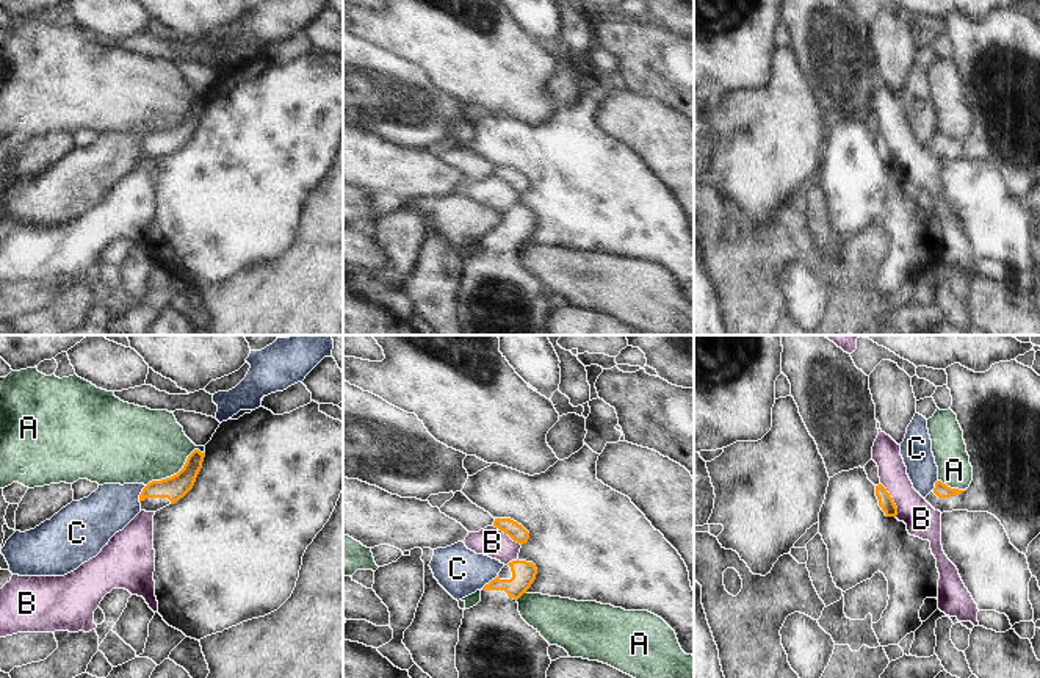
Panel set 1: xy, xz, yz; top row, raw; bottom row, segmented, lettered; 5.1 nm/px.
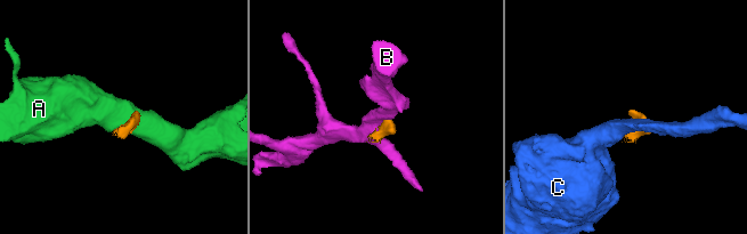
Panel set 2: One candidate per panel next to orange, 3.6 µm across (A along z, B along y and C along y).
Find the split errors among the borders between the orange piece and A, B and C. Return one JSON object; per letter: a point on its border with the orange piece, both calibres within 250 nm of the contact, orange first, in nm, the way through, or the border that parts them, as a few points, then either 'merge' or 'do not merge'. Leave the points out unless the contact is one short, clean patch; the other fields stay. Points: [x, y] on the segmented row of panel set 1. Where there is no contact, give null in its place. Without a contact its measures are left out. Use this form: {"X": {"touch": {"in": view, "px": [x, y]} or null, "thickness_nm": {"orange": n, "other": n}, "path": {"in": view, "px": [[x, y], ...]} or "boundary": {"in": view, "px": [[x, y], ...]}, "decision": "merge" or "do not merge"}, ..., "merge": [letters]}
{"A": {"touch": {"in": "xy", "px": [179, 472]}, "thickness_nm": {"orange": 120, "other": 380}, "boundary": {"in": "xy", "px": [[204, 451], [194, 450], [176, 473], [152, 479], [146, 486]]}, "decision": "do not merge"}, "B": {"touch": {"in": "yz", "px": [891, 500]}, "thickness_nm": {"orange": 80, "other": 170}, "boundary": {"in": "yz", "px": [[881, 483], [896, 508], [896, 515]]}, "decision": "do not merge"}, "C": {"touch": {"in": "xz", "px": [492, 580]}, "thickness_nm": {"orange": 130, "other": 240}, "decision": "do not merge"}, "merge": []}

